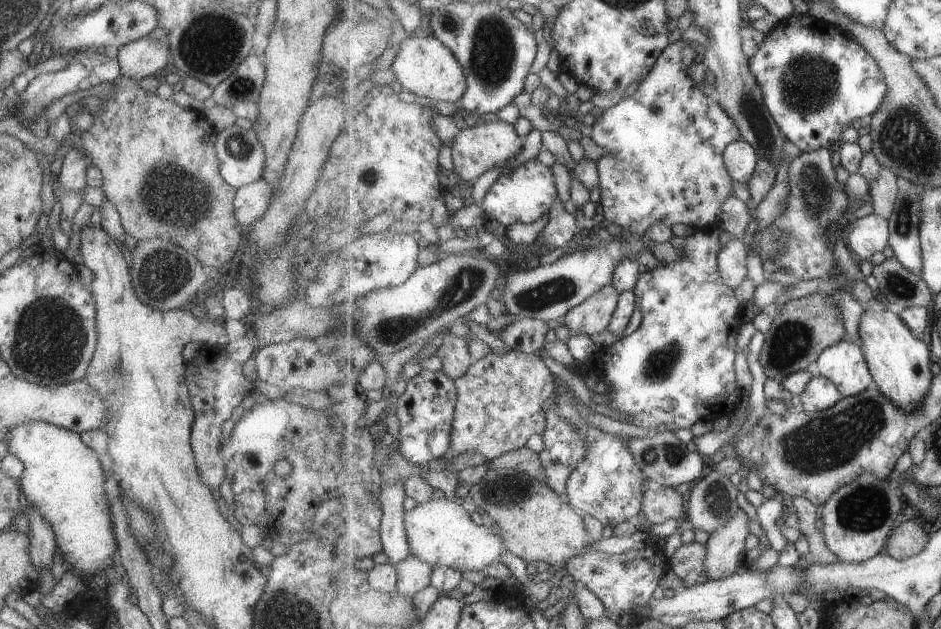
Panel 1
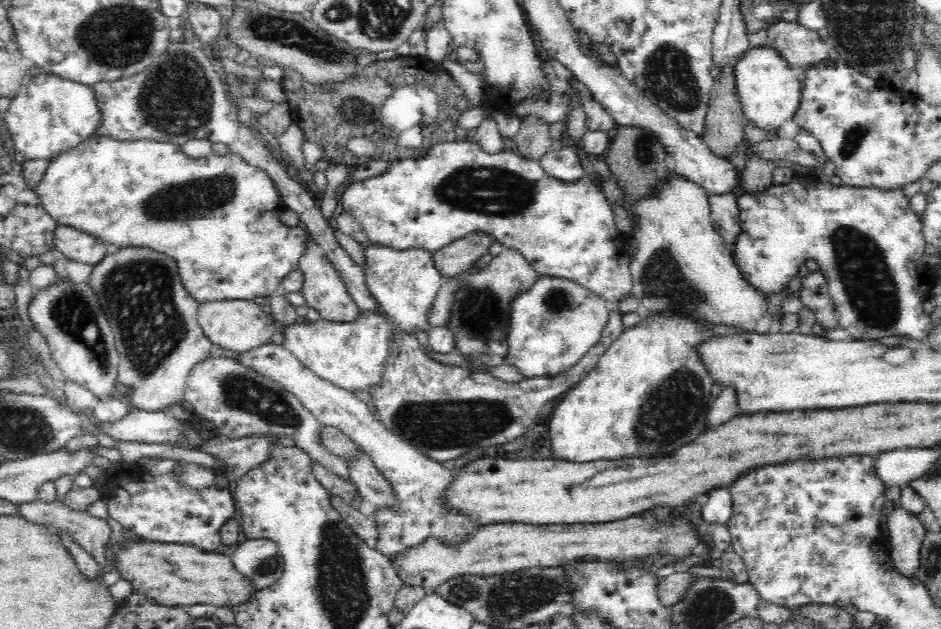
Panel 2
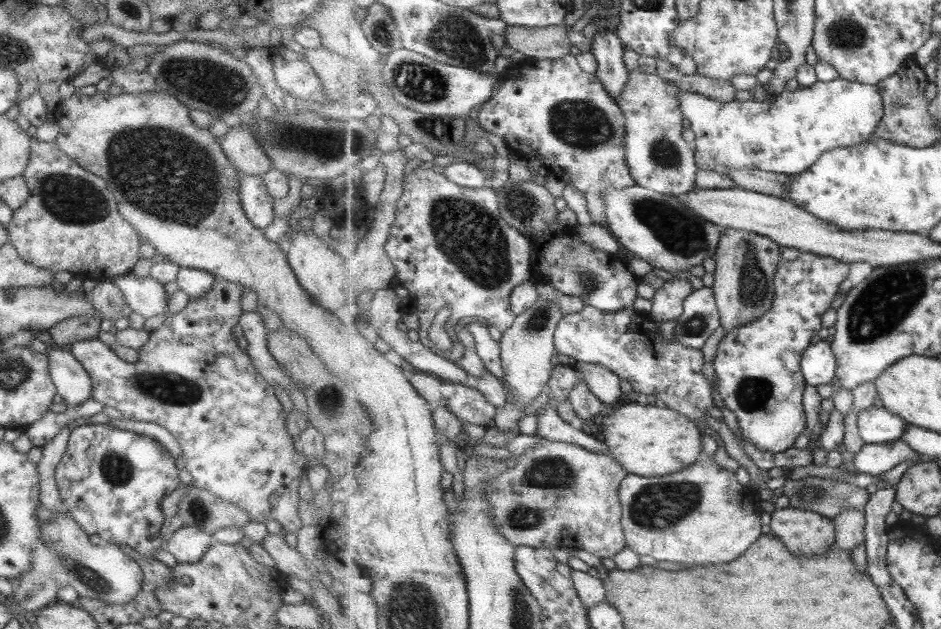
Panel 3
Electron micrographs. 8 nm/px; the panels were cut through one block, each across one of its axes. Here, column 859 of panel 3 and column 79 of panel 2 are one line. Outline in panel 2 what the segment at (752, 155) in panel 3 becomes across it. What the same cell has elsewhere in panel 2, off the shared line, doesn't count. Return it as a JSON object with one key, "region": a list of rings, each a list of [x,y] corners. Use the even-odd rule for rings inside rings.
{"region":[[[48,72],[26,77],[18,94],[12,99],[10,110],[3,114],[3,117],[12,135],[15,151],[24,154],[28,160],[52,160],[58,154],[66,154],[94,137],[102,125],[102,112],[90,85],[74,82],[73,79],[60,78]]]}

